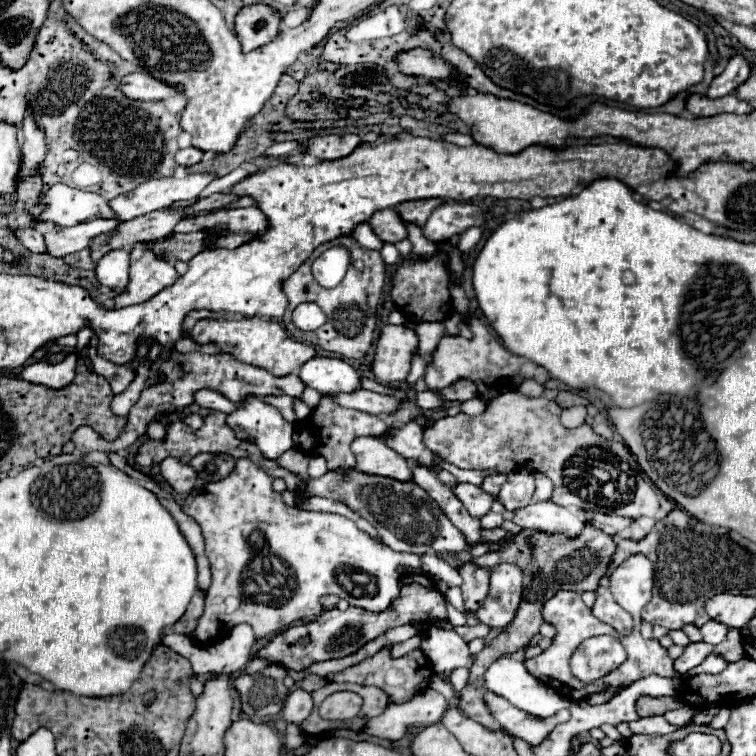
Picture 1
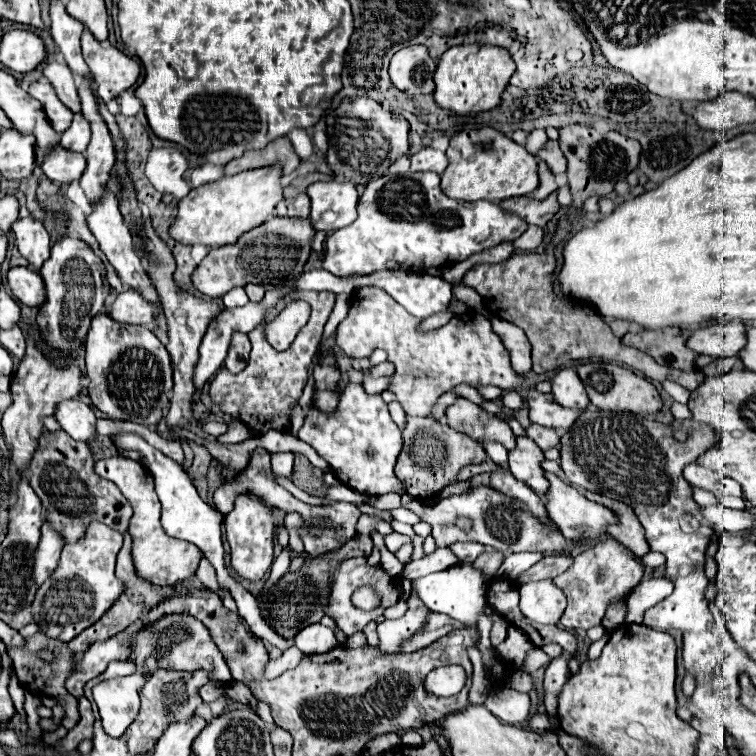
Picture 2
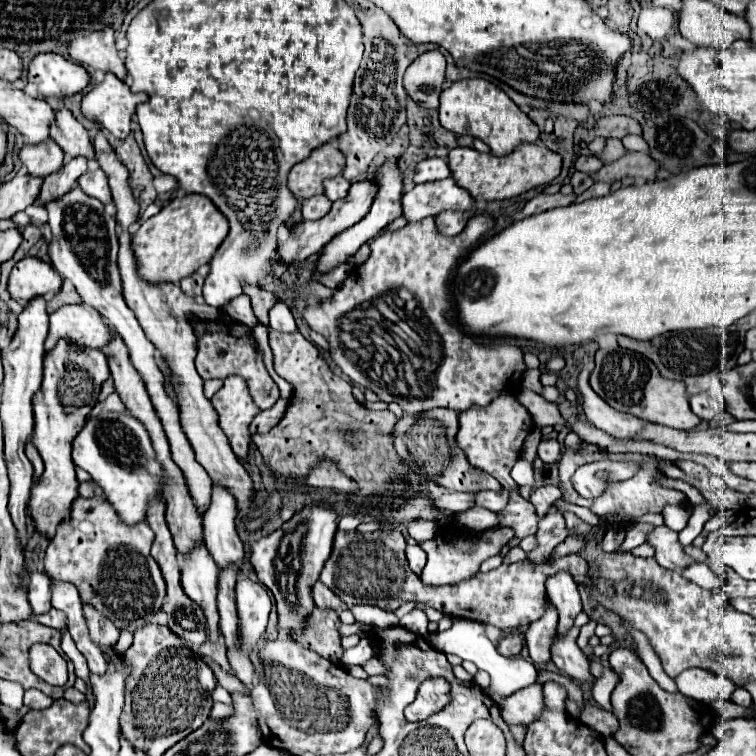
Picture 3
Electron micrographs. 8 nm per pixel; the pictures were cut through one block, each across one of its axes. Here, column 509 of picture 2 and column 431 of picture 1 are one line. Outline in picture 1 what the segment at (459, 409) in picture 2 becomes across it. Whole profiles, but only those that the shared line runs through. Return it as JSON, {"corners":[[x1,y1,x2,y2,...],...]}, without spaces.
{"corners":[[520,392,502,394,494,398,480,416,460,412,436,420,424,428,424,444,458,468,488,472,482,488,492,494,496,502,490,512,480,518,482,528,502,526,504,506,498,502,498,490,506,478,520,468,546,474,554,484,550,500,558,506,594,514,614,512,628,518,654,518,660,510,658,494,628,446,594,434,586,424,568,430,560,424,560,414,562,408,554,400,526,398]]}

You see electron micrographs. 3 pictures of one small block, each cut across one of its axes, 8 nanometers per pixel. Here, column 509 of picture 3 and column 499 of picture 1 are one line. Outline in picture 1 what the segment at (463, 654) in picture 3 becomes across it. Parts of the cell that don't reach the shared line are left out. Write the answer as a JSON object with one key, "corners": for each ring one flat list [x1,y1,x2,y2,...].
{"corners":[[502,656,498,658,496,662,490,664,490,668,486,670,484,674,484,680,486,680,486,686,490,692,502,696,504,700,508,700,512,706,532,714,532,716,538,716,538,718,546,718,546,716,552,716,554,712,568,708,570,706,570,700,560,696,556,690,552,690,550,686,544,686,544,682,536,680,526,668,522,662,516,662,514,658,510,656]]}

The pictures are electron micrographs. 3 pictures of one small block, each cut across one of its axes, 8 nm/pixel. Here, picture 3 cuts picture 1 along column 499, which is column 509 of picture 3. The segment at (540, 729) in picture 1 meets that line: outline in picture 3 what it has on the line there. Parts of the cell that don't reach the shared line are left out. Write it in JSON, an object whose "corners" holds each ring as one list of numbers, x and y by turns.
{"corners":[[536,682,528,688,518,690,512,696,504,698,504,702,500,706,500,716,508,724,514,724,514,722,532,724,542,716,544,710,546,710,546,704,544,704,542,686]]}

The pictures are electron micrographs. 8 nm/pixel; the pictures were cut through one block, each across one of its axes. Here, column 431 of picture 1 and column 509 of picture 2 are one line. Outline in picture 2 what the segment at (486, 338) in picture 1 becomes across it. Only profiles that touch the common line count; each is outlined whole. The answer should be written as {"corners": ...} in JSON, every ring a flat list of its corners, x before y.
{"corners":[[374,286,352,294,348,316,336,328,336,346,352,356,366,358,372,350,384,348,388,362,396,366,390,390,398,396,406,414,427,417,434,402,456,384,492,384,498,388,516,388,516,372,510,368,510,356,500,336,484,316,454,316,446,326,418,334,418,318,410,316,392,296]]}

